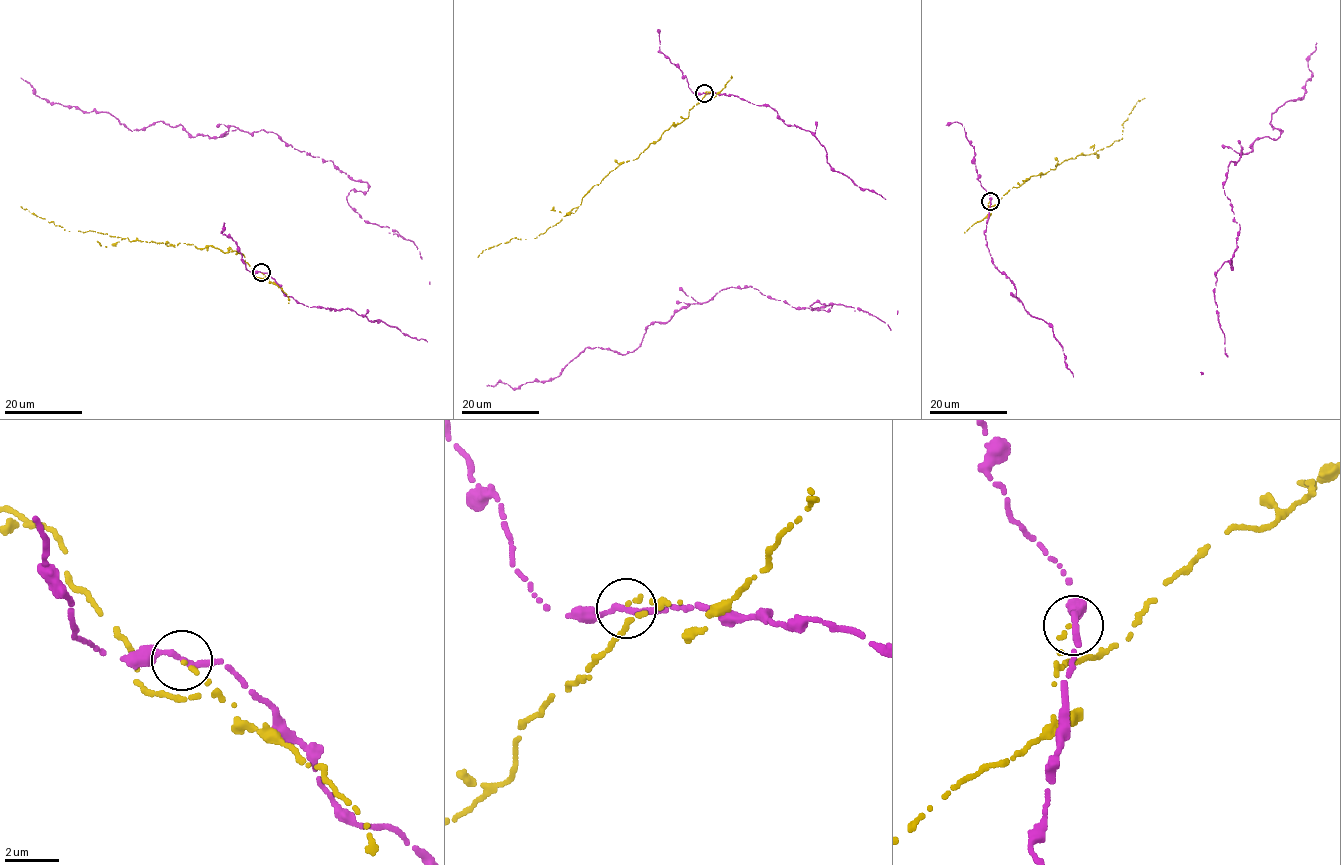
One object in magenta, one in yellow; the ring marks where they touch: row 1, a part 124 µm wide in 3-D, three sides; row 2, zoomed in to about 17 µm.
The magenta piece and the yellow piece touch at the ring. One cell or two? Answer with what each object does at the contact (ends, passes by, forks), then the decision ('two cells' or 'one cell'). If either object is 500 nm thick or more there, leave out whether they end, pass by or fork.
magenta passes by; yellow ends there; two cells

